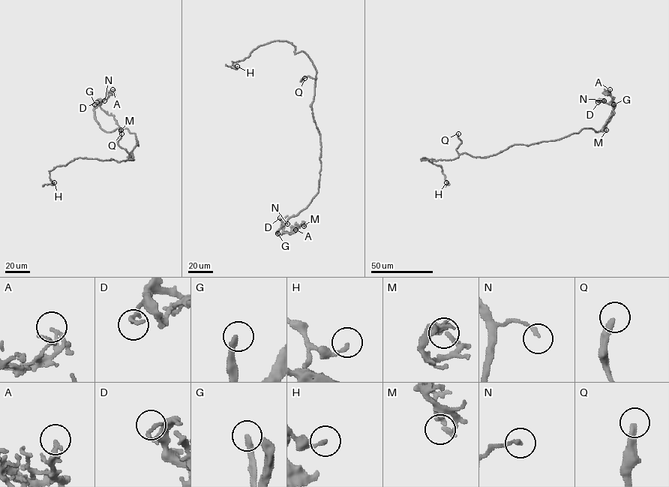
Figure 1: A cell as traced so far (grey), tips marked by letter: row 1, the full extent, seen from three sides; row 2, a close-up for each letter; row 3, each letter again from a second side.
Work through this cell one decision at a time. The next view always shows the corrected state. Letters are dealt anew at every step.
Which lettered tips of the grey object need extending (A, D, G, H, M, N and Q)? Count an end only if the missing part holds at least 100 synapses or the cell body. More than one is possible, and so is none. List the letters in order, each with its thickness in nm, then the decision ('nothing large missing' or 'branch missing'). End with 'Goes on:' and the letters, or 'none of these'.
A: 150 nm thick; nothing large missing
D: 200 nm thick; nothing large missing
G: 280 nm thick; branch missing
H: 150 nm thick; nothing large missing
M: 200 nm thick; nothing large missing
N: 170 nm thick; nothing large missing
Q: 280 nm thick; branch missing
Goes on: G, Q

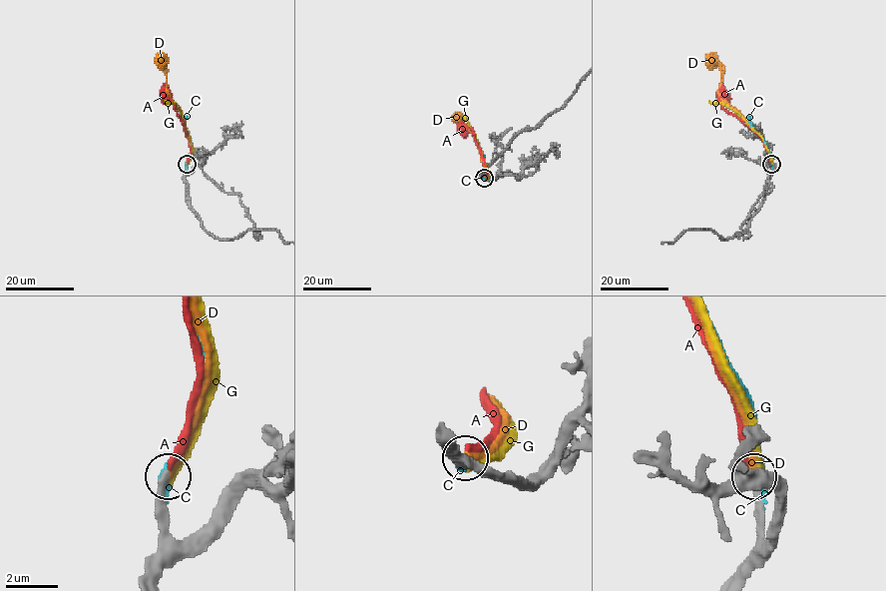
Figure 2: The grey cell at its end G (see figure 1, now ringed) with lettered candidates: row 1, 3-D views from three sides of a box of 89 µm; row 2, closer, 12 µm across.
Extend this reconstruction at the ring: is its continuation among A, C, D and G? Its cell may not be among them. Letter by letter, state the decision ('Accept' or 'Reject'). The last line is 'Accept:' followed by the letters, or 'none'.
A: Reject
C: Reject
D: Accept
G: Reject
Accept: D

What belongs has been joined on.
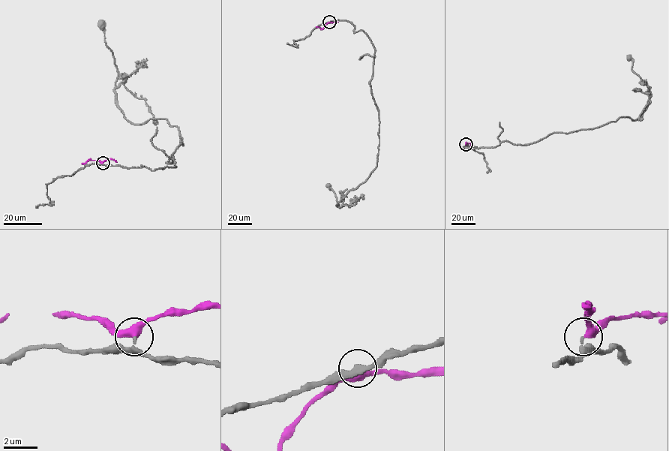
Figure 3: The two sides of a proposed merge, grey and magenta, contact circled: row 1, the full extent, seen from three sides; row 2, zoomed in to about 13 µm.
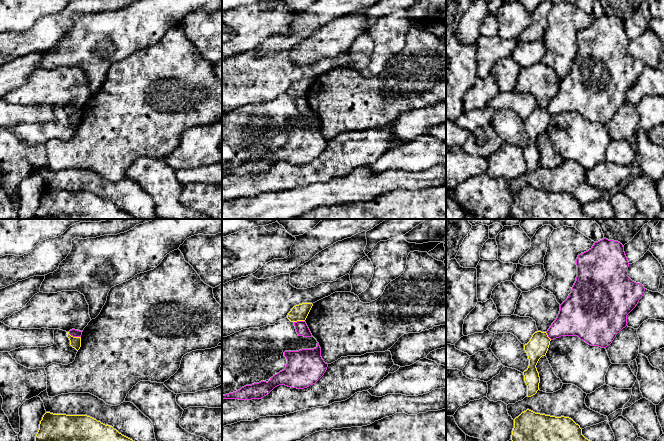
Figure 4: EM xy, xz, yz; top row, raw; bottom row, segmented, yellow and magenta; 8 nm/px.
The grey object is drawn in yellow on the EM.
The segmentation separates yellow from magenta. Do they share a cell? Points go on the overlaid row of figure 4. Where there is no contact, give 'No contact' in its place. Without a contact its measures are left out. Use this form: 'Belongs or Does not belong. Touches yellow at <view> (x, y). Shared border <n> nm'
Does not belong. Touches yellow at xy (74, 337). Shared border 110 nm

